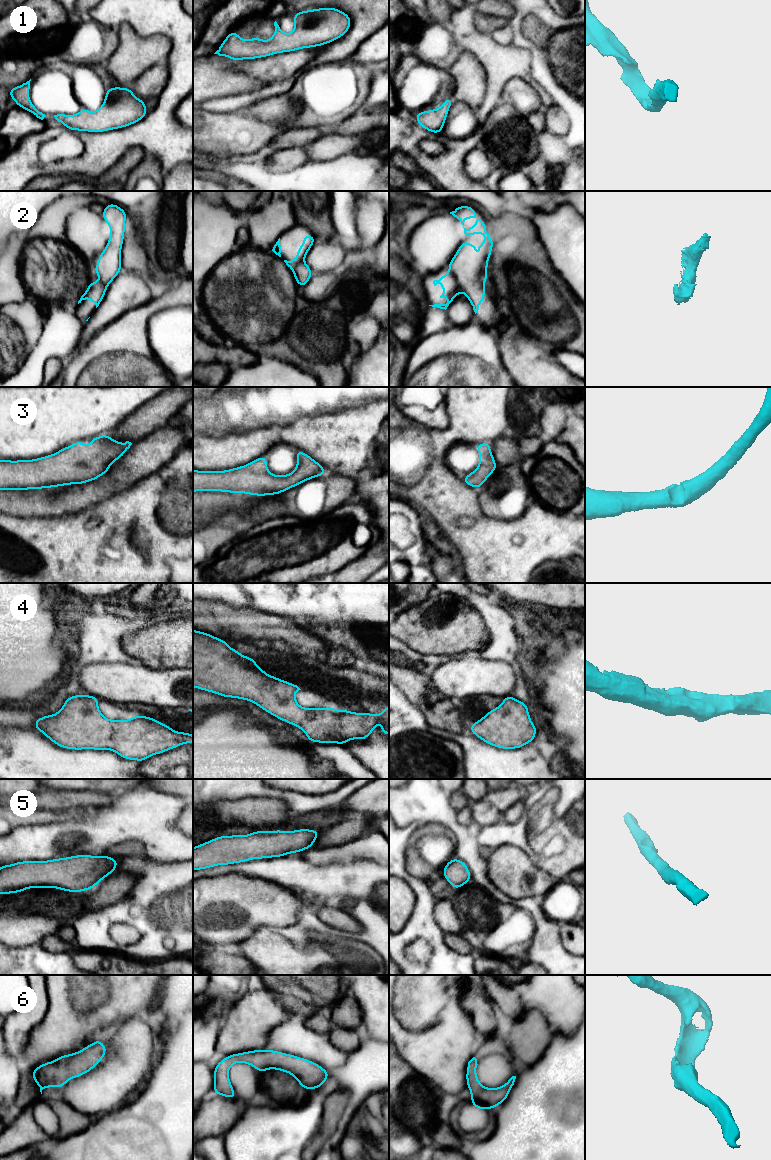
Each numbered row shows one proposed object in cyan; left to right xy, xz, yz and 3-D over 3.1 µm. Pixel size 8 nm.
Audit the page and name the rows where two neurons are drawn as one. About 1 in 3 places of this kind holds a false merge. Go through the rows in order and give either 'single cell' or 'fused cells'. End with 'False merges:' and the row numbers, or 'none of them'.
1: single cell
2: fused cells
3: single cell
4: single cell
5: single cell
6: single cell
False merges: 2

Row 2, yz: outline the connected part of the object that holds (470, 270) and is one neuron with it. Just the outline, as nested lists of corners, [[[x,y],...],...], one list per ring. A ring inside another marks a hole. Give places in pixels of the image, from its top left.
[[[456,206],[450,212],[464,226],[467,218],[477,218],[477,223],[469,229],[464,228],[465,237],[481,233],[484,235],[483,244],[469,244],[466,239],[462,242],[453,259],[448,264],[448,268],[453,273],[465,296],[471,303],[475,314],[479,310],[479,305],[485,299],[484,282],[488,280],[488,266],[494,241],[490,233],[485,230],[486,221],[478,217],[478,213],[471,206]]]

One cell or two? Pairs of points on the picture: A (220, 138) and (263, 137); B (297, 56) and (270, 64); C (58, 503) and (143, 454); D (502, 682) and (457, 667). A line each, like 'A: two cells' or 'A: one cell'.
A: one cell
B: one cell
C: one cell
D: one cell

